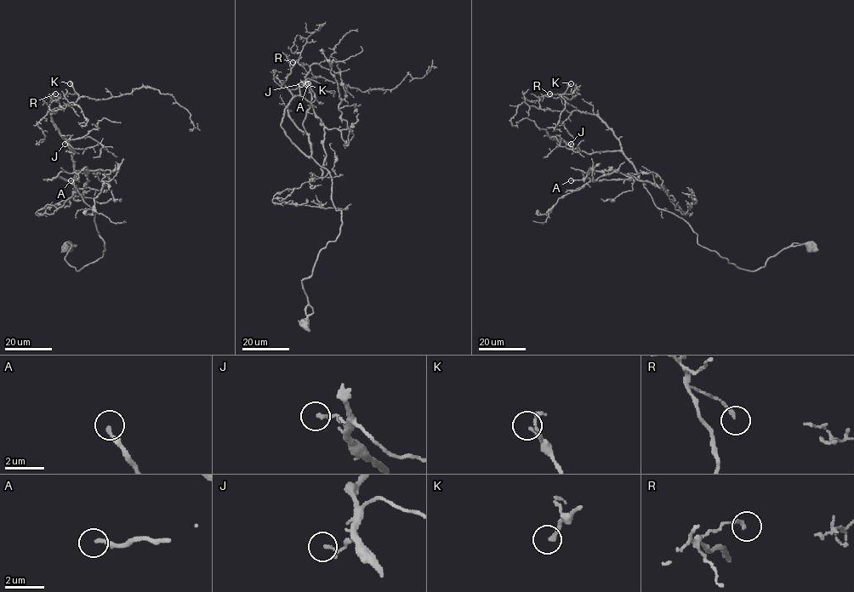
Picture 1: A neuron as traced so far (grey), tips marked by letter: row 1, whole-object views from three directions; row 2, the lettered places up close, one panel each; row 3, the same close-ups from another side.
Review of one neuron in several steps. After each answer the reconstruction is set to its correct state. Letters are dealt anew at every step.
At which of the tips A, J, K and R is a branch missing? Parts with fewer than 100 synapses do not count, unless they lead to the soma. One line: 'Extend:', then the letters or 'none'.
Extend: none

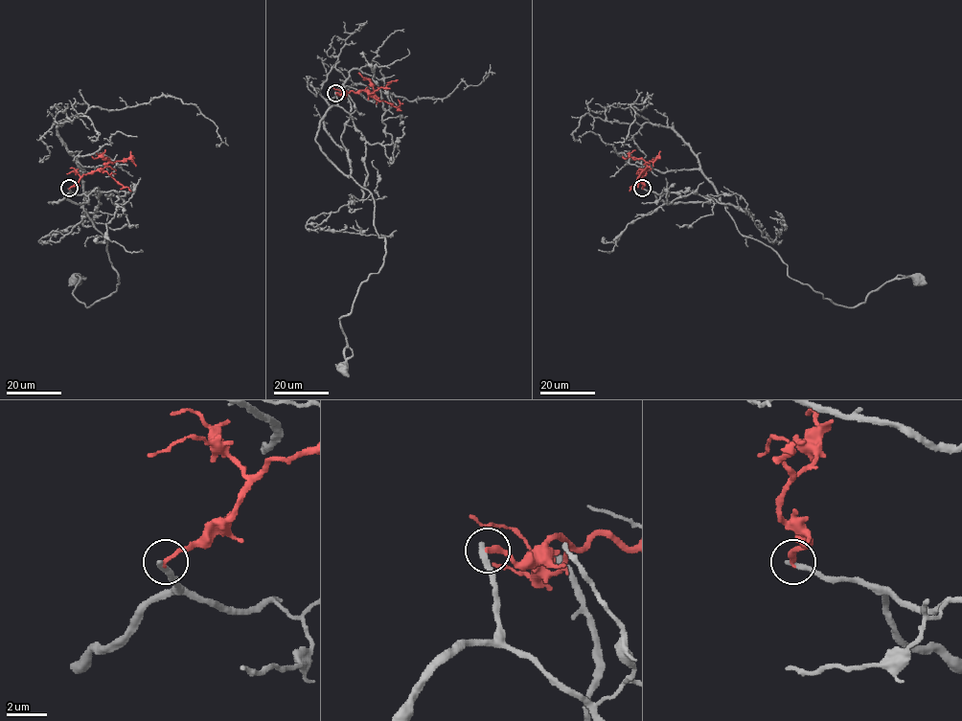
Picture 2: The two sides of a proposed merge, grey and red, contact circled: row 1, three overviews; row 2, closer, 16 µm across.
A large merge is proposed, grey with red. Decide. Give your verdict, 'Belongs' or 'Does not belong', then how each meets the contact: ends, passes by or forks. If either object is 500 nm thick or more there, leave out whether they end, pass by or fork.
Does not belong. At the ring grey ends. At the ring red ends

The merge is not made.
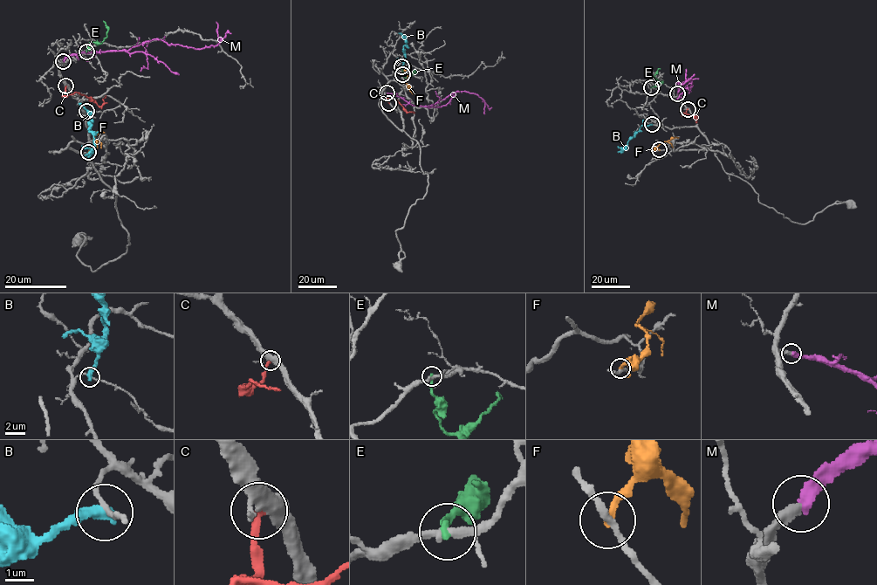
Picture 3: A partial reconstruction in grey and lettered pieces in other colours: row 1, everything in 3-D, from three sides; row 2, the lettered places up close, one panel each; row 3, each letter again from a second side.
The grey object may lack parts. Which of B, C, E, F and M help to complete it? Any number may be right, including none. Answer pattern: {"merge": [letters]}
{"merge": ["M"]}

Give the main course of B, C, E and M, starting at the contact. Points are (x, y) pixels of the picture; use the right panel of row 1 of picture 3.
B: (651, 124), (642, 125), (630, 137), (625, 147), (618, 146)
C: (688, 109), (682, 113), (693, 116), (696, 121), (697, 114)
E: (651, 87), (662, 81), (659, 82), (654, 75), (660, 69)
M: (677, 93), (680, 89), (691, 86), (692, 82), (676, 83), (677, 86), (698, 79)

